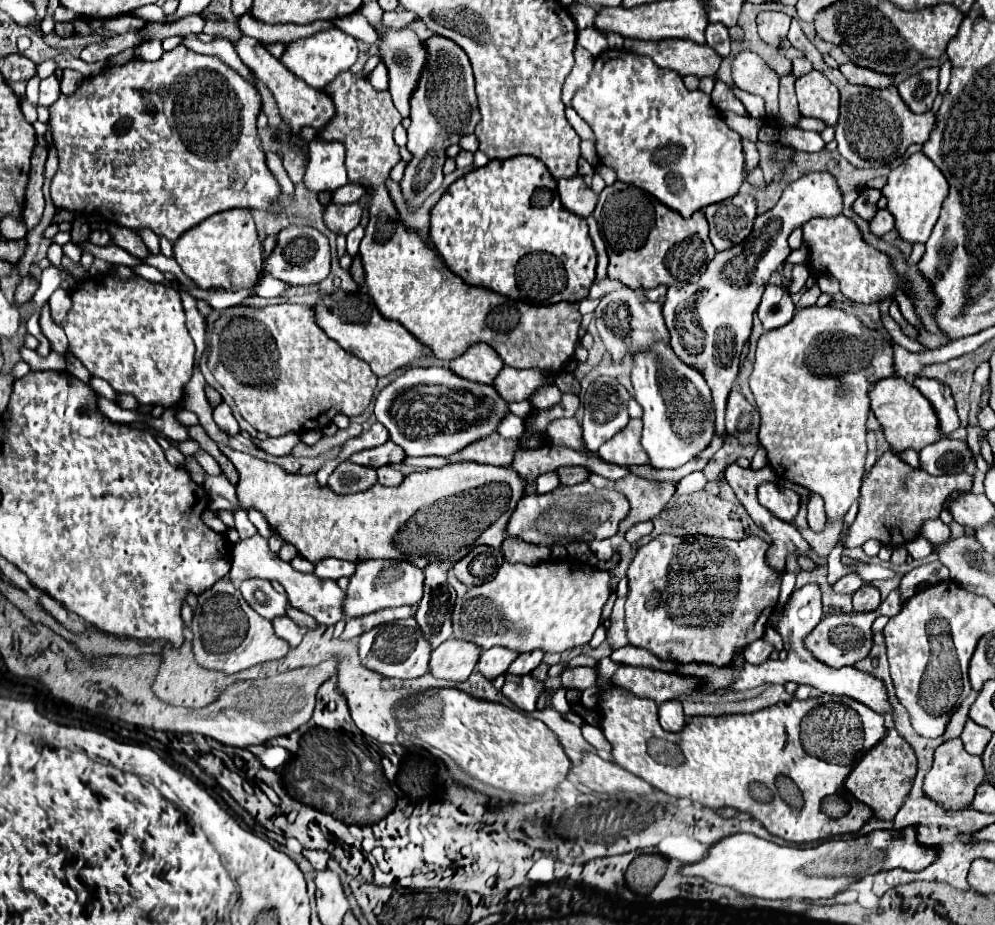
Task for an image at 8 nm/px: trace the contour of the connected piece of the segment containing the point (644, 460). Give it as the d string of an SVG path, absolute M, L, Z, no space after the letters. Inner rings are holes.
M639 418L629 420L629 424L621 432L617 432L609 442L605 442L605 446L601 446L597 454L605 462L619 464L619 466L649 464L649 456L641 446L641 428L643 422Z

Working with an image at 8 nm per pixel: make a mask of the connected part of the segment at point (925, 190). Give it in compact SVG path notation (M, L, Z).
M917 152L889 172L889 180L881 192L887 198L887 210L895 218L895 230L899 232L899 236L911 244L925 244L947 196L947 180L937 170L937 166L929 158L925 158L923 152Z

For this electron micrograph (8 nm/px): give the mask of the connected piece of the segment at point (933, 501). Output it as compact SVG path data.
M889 450L877 460L873 470L863 478L859 514L855 522L849 526L843 546L845 544L849 544L845 548L863 546L863 542L869 538L875 538L891 548L903 546L921 532L921 524L925 520L939 518L943 502L951 492L969 492L971 486L973 476L967 472L951 476L931 476L925 474L925 470L915 470L909 464L901 462L897 454Z

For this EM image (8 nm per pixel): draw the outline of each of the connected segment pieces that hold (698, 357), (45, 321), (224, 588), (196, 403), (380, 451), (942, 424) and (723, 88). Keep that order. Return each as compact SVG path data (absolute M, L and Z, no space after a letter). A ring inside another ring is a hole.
M811 172L791 182L773 210L755 218L755 228L745 242L731 250L717 252L697 284L685 288L669 286L663 304L663 318L669 330L673 352L689 366L701 372L713 394L715 434L725 436L725 406L727 396L739 372L739 356L743 342L749 338L753 312L761 302L761 294L769 276L787 260L791 248L785 248L789 234L817 216L841 214L843 198L837 192L837 182L831 174Z
M48 302L42 308L39 325L42 333L49 340L51 349L59 354L65 355L69 349L69 342L63 328L53 321Z
M229 578L219 580L213 588L209 588L205 594L199 594L197 608L193 616L193 652L197 662L203 668L225 672L225 674L237 674L241 670L247 670L251 666L279 660L289 652L289 644L275 636L273 624L265 618L261 618L251 606L243 600L239 590L231 588Z
M195 366L193 378L185 386L185 394L187 394L185 396L185 408L189 408L191 412L195 412L199 416L199 424L205 428L205 432L211 440L215 440L217 444L225 444L229 440L229 436L225 432L221 432L219 426L215 424L213 408L207 402L207 396L203 392L203 388L205 388L205 378L203 378L199 366Z
M385 442L383 446L371 448L371 450L361 450L355 452L349 460L355 464L363 464L363 466L373 466L373 468L381 468L385 464L397 464L403 462L403 454L401 450L397 450L397 446L393 446L393 442Z
M915 378L913 386L931 402L939 420L939 428L945 428L941 430L941 436L949 436L951 432L955 432L959 428L959 418L949 388L941 386L941 382L931 378Z
M717 80L715 88L713 88L713 92L711 92L711 98L713 98L713 104L715 104L719 110L723 110L723 112L733 110L733 112L737 112L737 114L741 114L741 116L747 116L745 106L741 104L741 100L731 92L731 88L729 88L725 82Z

